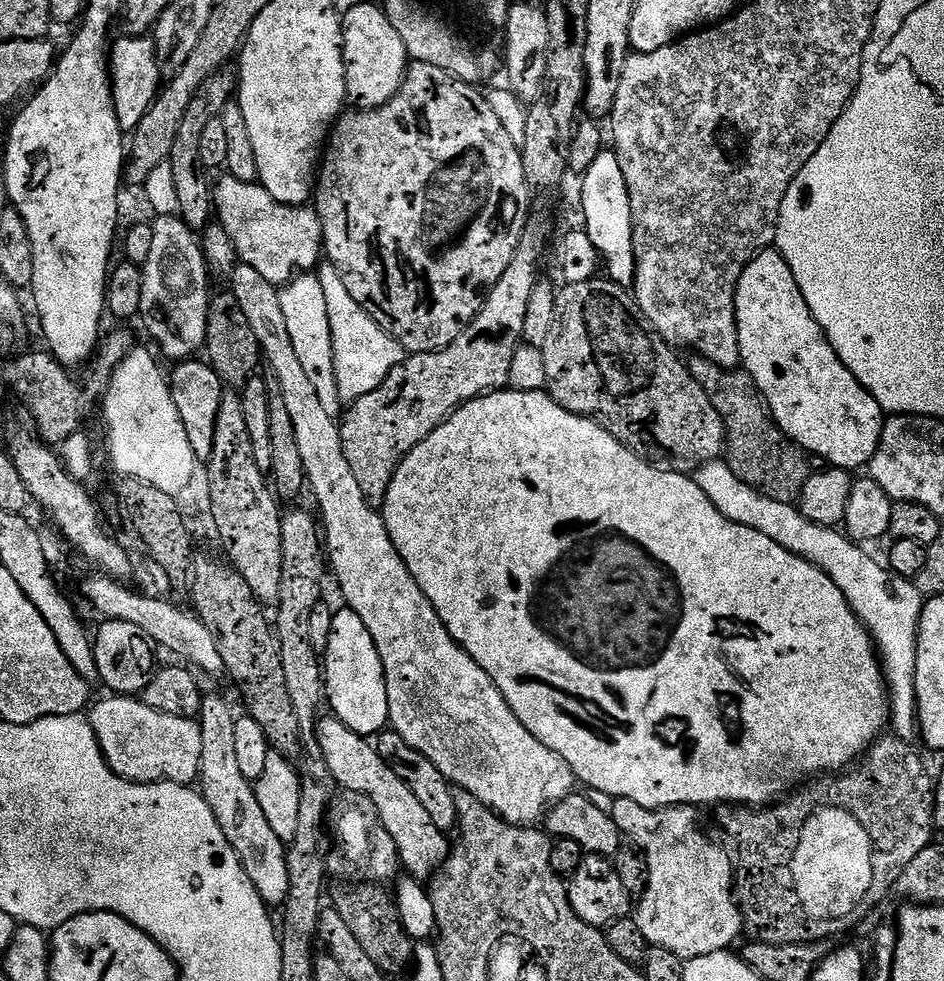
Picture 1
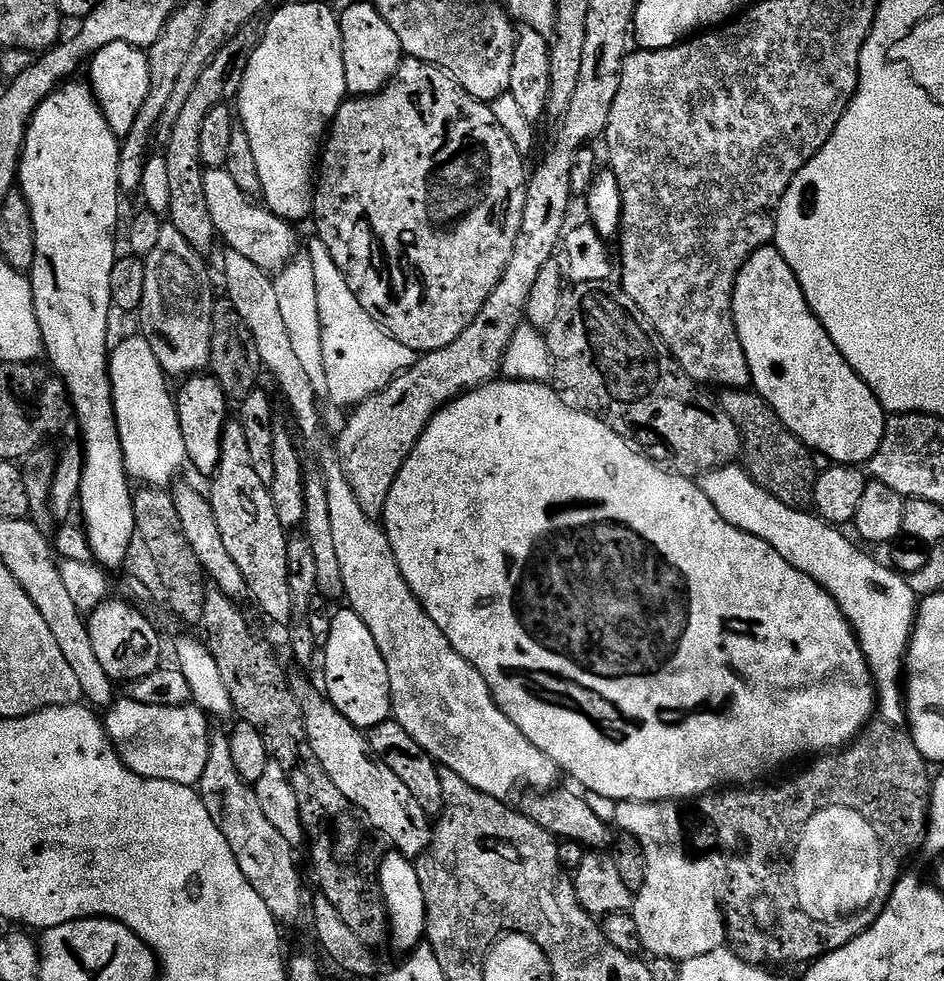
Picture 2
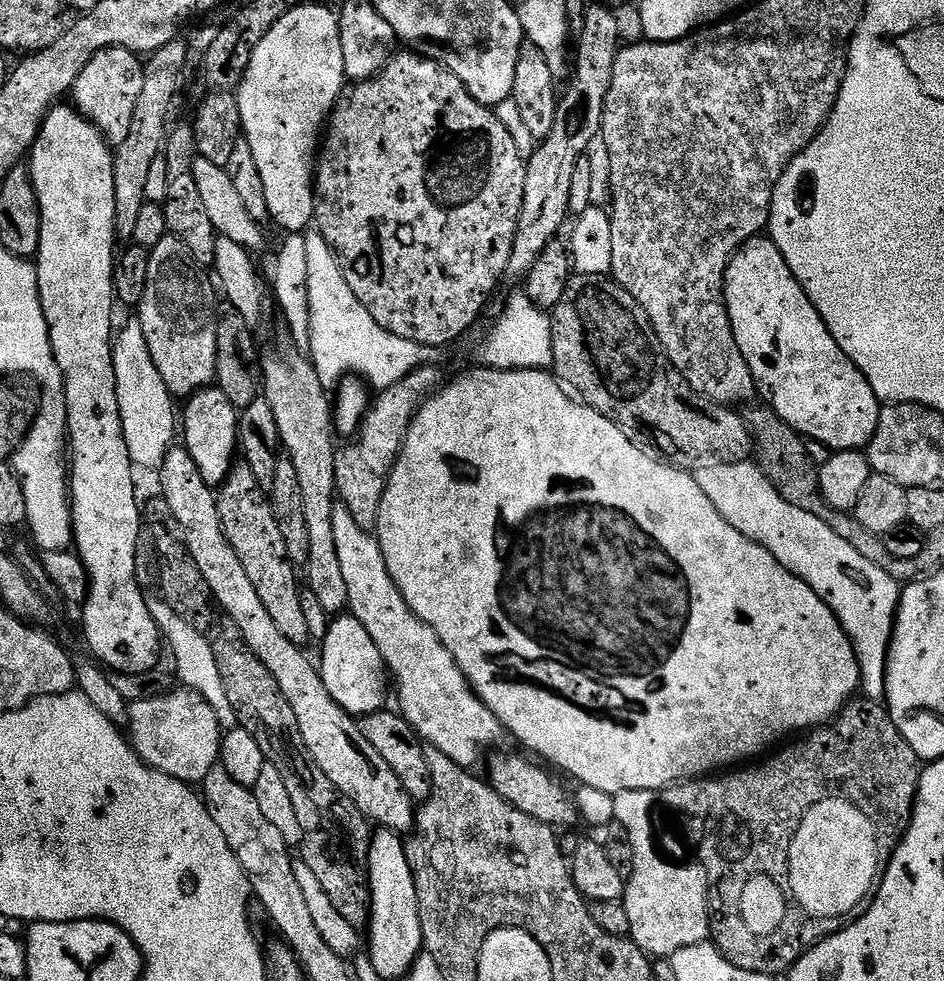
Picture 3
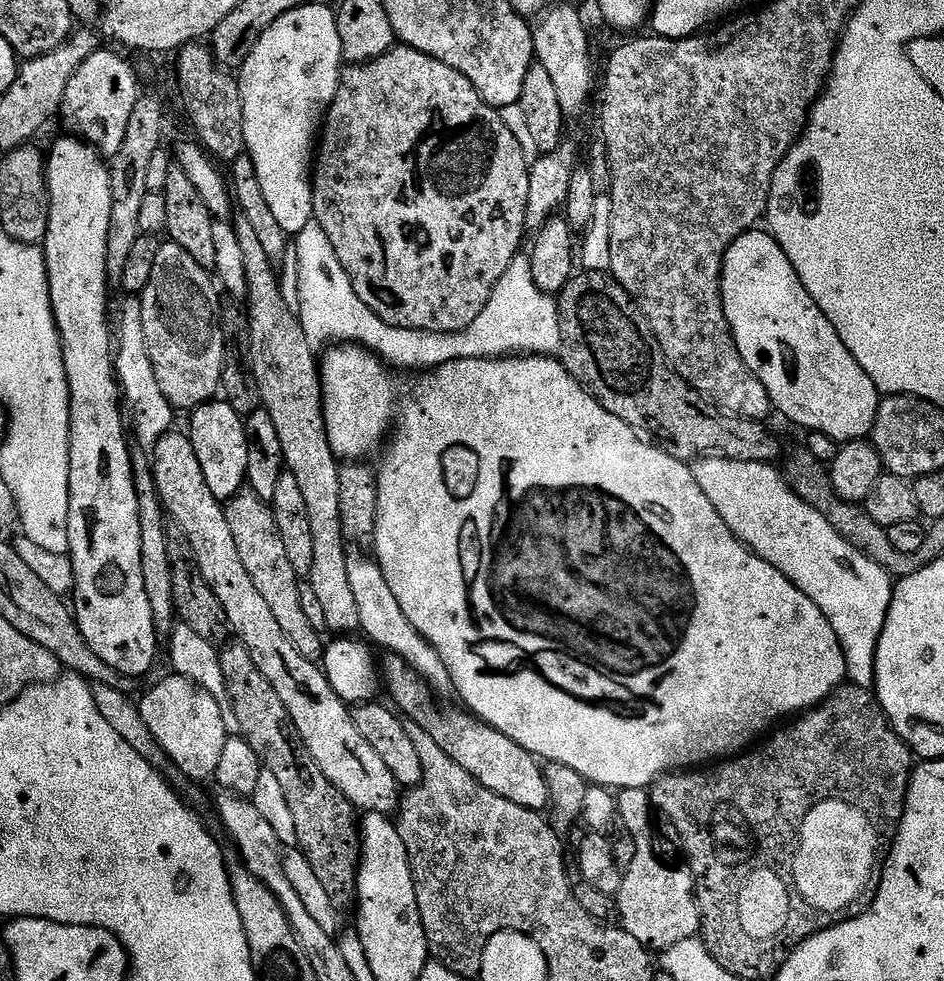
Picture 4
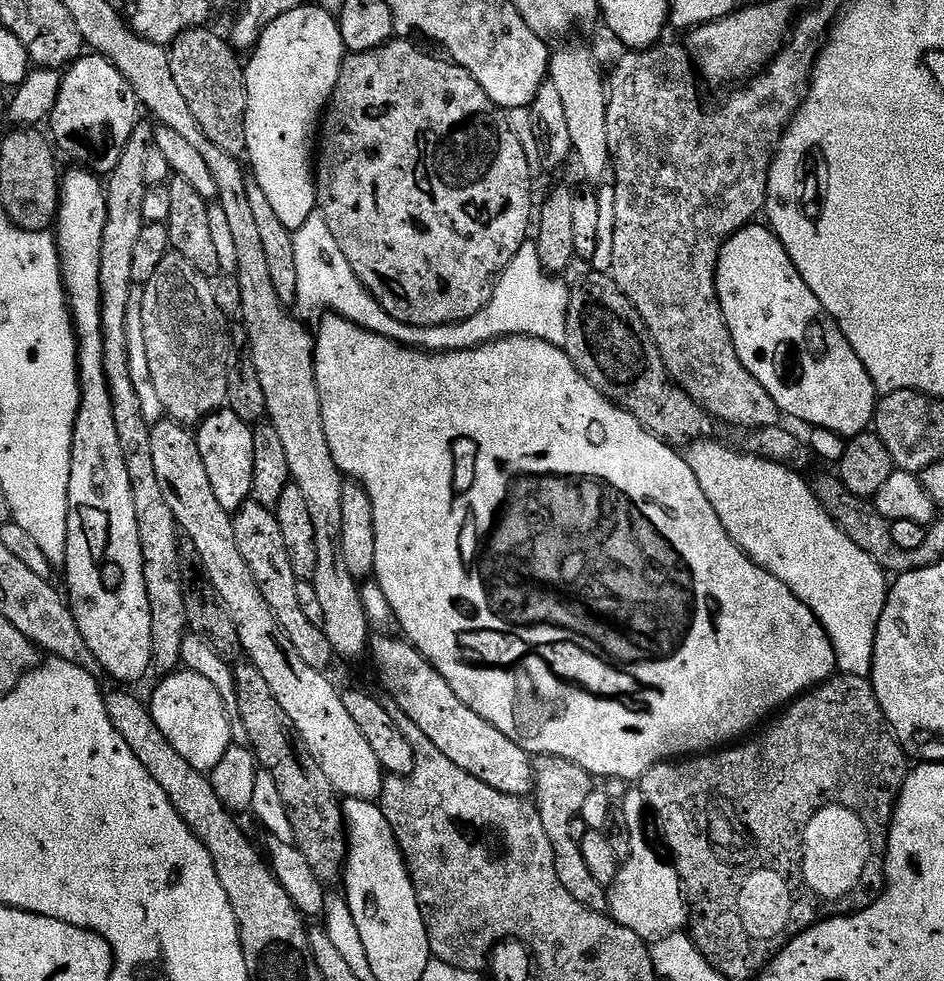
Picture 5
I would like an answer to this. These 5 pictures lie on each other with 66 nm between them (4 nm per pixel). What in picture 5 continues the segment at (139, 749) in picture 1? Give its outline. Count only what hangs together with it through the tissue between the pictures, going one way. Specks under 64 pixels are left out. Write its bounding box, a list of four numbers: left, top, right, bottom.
[150,670,231,774]

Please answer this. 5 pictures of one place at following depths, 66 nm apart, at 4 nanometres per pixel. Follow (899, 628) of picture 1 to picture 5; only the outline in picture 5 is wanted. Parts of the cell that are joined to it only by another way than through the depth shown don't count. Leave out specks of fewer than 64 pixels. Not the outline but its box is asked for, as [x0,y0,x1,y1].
[686,442,890,677]

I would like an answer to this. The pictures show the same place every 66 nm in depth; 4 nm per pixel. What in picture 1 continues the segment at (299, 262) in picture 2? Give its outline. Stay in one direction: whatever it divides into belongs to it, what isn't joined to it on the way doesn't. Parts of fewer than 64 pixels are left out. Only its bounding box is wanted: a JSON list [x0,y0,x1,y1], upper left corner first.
[280,274,342,417]

